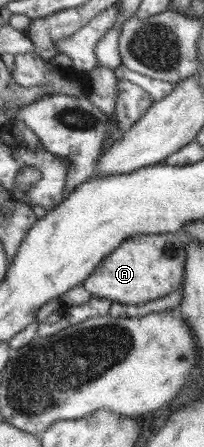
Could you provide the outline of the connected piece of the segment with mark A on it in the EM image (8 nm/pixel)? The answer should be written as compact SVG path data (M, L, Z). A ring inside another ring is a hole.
M180 230L127 237L96 266L83 286L92 296L128 305L143 304L164 297L183 286L186 260L184 245L186 242Z

